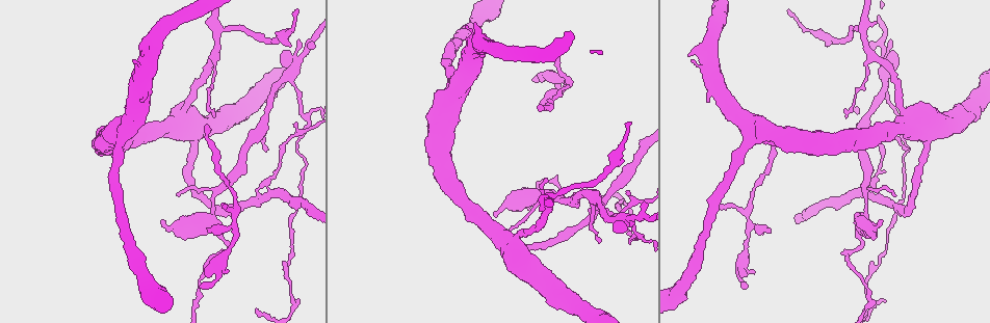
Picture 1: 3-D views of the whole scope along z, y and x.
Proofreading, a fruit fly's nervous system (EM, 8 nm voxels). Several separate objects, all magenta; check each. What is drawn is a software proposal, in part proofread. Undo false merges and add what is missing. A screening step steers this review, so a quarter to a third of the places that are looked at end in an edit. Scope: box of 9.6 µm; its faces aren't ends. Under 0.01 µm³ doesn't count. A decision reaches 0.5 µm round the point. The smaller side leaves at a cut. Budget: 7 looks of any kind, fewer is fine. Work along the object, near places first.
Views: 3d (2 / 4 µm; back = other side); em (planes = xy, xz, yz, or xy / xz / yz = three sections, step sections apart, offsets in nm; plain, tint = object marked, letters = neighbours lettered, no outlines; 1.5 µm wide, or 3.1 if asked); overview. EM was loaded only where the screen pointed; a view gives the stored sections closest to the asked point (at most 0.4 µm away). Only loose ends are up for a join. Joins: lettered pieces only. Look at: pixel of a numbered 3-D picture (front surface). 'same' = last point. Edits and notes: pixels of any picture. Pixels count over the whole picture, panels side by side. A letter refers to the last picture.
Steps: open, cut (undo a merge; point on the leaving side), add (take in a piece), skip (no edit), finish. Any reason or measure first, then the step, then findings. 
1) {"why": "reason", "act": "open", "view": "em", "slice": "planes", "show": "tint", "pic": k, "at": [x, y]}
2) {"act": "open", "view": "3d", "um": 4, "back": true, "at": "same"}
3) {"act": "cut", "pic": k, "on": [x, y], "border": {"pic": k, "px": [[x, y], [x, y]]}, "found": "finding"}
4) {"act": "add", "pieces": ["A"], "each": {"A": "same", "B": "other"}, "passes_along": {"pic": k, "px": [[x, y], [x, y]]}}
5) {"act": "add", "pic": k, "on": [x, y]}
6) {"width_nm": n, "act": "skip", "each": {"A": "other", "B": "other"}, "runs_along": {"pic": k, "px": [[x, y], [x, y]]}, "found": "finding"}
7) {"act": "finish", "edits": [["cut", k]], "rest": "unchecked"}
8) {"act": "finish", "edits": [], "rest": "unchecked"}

{"why": "calibre changes", "act": "open", "view": "3d", "um": 4, "pic": 1, "at": [192, 148]}

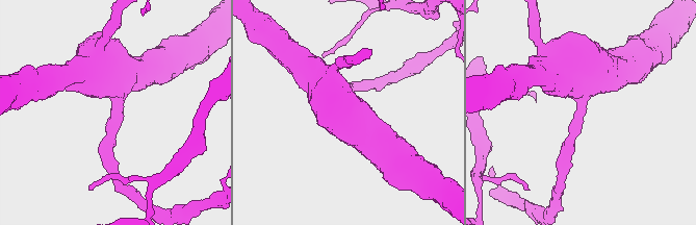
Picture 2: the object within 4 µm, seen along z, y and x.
{"arm_widths_nm": [220, 700], "act": "open", "view": "em", "slice": "planes", "show": "letters", "pic": 2, "at": [119, 109]}

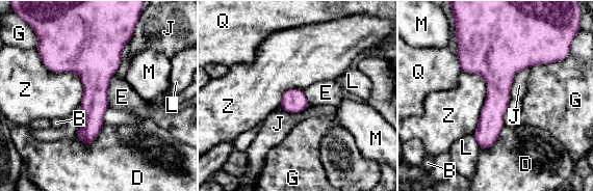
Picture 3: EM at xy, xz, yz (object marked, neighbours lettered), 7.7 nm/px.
{"act": "skip", "each": {"B": "other", "D": "other", "E": "other", "G": "other", "J": "other", "L": "other", "M": "other", "Q": "other", "Z": "other"}, "found": "continuous, no second neuron"}

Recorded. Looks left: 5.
{"why": "sudden change in width", "act": "open", "view": "3d", "um": 2, "pic": 1, "at": [260, 129]}

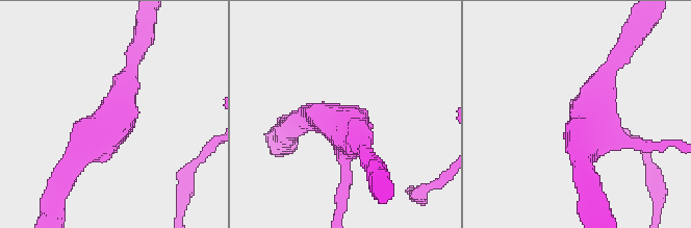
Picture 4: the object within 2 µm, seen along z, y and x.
{"act": "open", "view": "em", "slice": "xz", "step": 8, "show": "tint", "pic": 4, "at": [348, 132]}

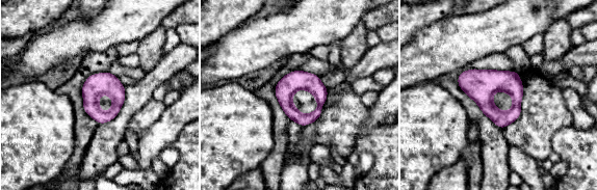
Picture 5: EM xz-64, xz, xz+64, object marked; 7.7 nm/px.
{"why": "another direction", "act": "open", "view": "em", "slice": "planes", "show": "letters", "at": "same"}

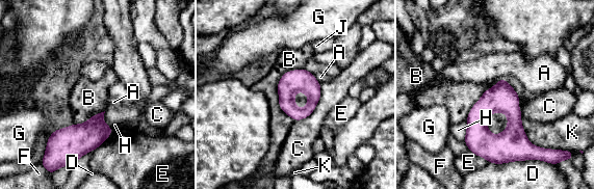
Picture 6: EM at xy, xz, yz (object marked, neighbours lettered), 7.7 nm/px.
{"act": "skip", "each": {"A": "other", "B": "other", "C": "other", "D": "other", "E": "other", "F": "other", "G": "other", "H": "other", "J": "other", "K": "other"}, "runs_along": {"pic": 6, "px": [[502, 81], [481, 111], [490, 158]]}, "found": "one neuron here"}

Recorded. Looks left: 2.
{"why": "thin end", "act": "open", "view": "em", "slice": "xy", "step": 4, "show": "letters", "pic": 1, "at": [210, 228]}

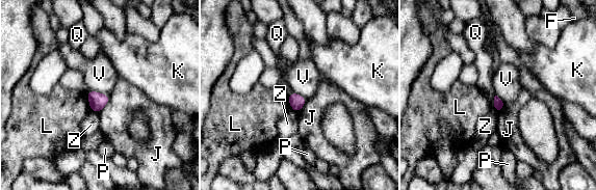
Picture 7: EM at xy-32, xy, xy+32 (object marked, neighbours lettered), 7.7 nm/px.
{"longest_contact_nm": ["V", 180], "act": "skip", "each": {"F": "other", "J": "other", "K": "other", "L": "other", "P": "other", "Q": "other", "V": "other", "Z": "other"}, "found": "no lettered piece goes on from it"}

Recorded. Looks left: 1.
{"act": "finish", "edits": [], "rest": "unchecked"}

